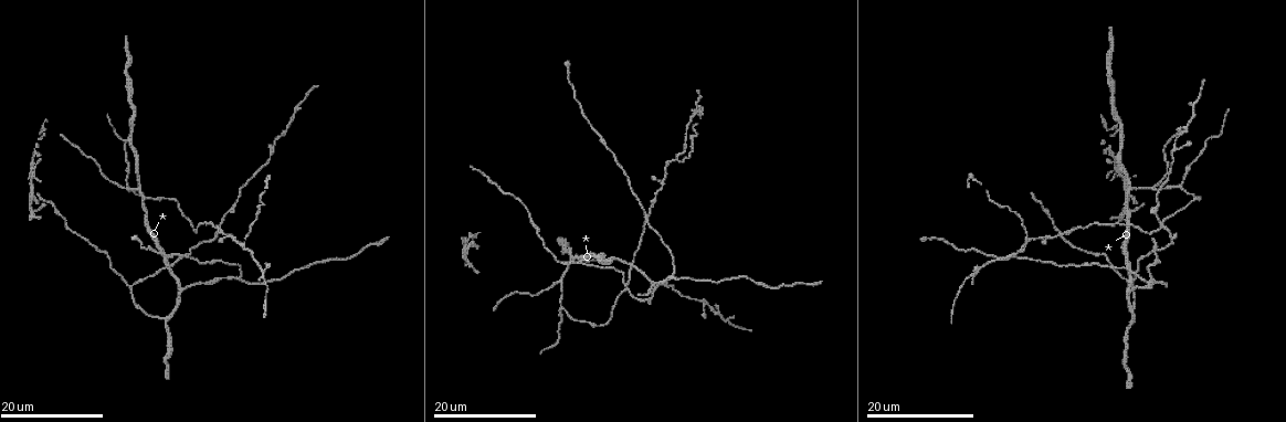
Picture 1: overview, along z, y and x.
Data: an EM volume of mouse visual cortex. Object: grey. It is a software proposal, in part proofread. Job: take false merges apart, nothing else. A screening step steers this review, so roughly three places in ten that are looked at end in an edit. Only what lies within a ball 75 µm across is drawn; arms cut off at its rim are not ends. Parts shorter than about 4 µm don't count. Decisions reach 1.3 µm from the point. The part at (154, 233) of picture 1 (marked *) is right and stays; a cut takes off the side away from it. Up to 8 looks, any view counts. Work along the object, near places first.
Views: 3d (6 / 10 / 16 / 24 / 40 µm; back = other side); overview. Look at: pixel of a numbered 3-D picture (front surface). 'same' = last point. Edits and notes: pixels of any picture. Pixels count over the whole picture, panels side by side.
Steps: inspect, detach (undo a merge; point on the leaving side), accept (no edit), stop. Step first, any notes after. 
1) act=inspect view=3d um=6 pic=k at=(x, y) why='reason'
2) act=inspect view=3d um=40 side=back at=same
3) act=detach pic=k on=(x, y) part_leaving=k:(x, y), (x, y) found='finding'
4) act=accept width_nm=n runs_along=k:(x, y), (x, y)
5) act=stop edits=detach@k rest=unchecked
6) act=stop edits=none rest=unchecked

act=inspect view=3d um=24 pic=1 at=(183, 289)

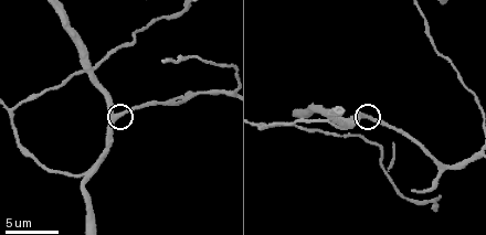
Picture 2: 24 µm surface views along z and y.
act=inspect view=3d um=10 pic=2 at=(365, 115)

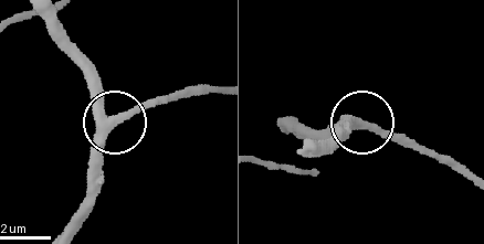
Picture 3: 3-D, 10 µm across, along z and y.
act=accept width_nm=350 runs_along=3:(41, 19), (98, 102), (117, 118), (166, 97) found='continuous, no second cell'

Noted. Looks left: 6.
act=inspect view=3d um=10 pic=2 at=(12, 107) why='three-way junction'

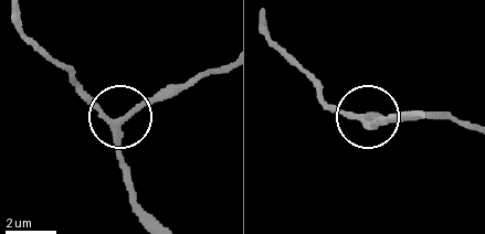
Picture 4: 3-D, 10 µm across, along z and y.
act=accept side_arm_um=56 runs_along=4:(153, 220), (136, 201), (119, 120), (73, 82) found='continuous, no second cell'

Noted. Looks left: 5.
act=inspect view=3d um=16 pic=1 at=(240, 277) why='three arms meet'

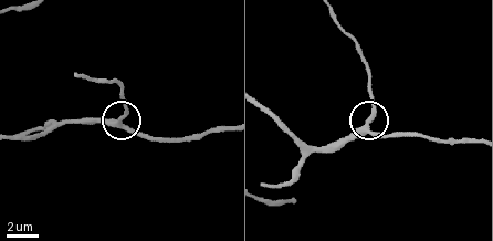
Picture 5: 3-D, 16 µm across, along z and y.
act=inspect view=3d um=6 pic=5 at=(122, 125)

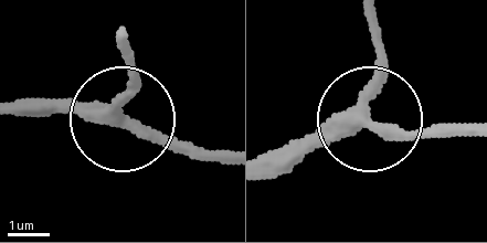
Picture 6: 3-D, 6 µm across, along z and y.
act=accept arms=3 found='continuous, no second cell'

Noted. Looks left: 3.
act=inspect view=3d um=16 pic=1 at=(969, 277) why='thin arm on a thick one'

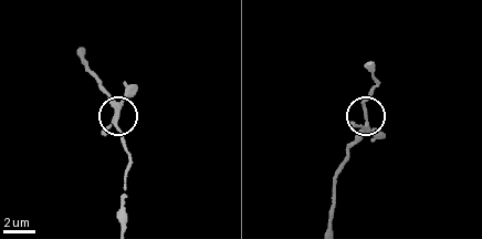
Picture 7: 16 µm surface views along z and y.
act=inspect view=3d um=6 pic=7 at=(367, 119)

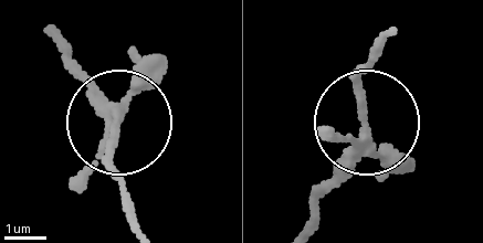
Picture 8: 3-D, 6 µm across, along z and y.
act=accept runs_along=8:(62, 35), (72, 64), (114, 106), (125, 209) found='all the same cell'

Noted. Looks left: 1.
act=stop edits=none rest=unchecked

